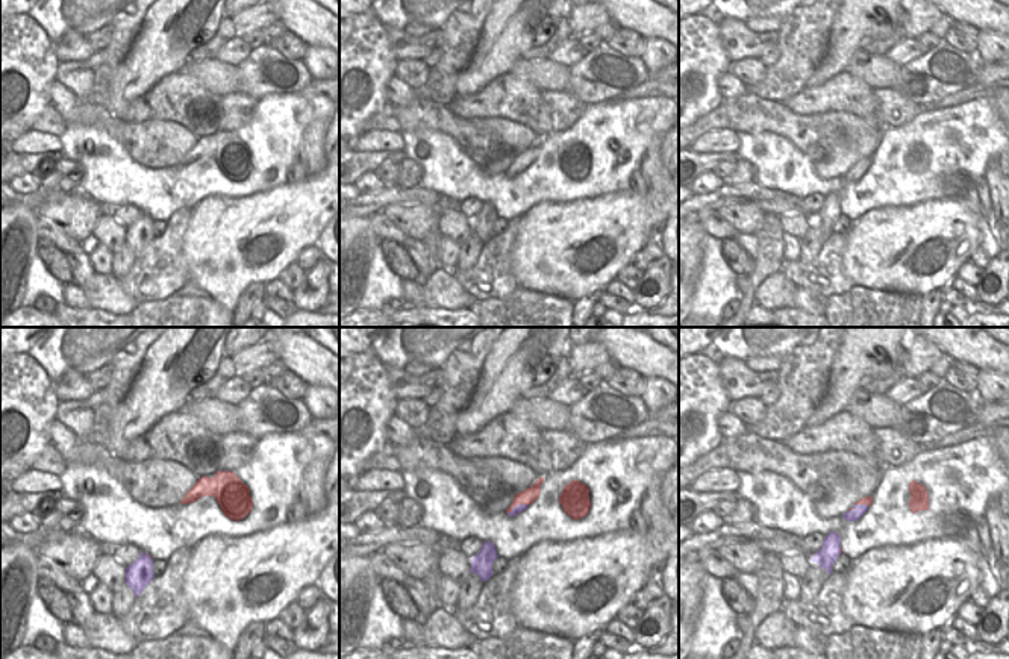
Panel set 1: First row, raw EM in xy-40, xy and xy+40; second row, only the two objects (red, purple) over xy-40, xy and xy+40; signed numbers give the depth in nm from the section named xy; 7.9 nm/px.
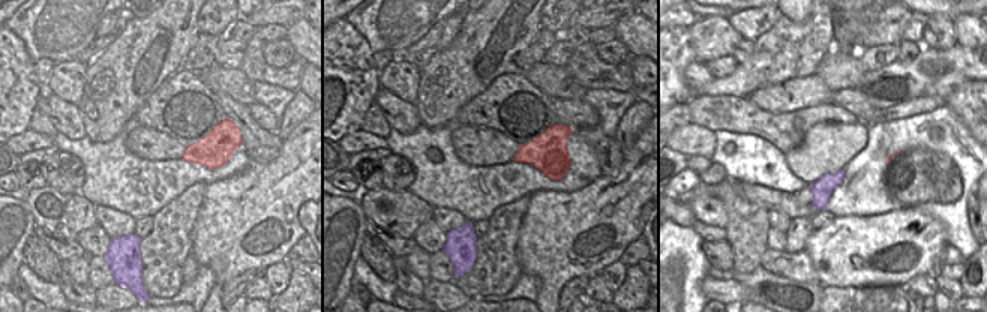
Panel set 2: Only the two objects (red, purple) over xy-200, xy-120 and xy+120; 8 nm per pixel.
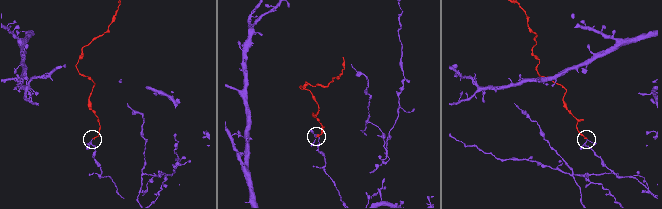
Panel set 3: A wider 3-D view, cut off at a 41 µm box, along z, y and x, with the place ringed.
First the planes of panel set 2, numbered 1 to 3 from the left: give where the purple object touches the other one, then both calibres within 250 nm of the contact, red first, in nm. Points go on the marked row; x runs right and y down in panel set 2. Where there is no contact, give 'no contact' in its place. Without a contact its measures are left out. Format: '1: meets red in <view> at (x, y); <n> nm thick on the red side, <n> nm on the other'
1: no contact
2: no contact
3: no contact

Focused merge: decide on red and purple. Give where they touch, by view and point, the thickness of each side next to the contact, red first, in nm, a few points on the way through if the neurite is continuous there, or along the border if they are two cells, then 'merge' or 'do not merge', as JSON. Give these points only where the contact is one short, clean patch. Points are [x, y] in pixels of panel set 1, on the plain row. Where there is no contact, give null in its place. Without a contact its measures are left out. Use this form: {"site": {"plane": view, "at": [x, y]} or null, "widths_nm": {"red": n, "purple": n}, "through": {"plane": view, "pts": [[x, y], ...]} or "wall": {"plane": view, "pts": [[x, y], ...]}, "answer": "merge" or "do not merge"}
{"site": {"plane": "xy", "at": [517, 164]}, "widths_nm": {"red": 120, "purple": 70}, "answer": "merge"}

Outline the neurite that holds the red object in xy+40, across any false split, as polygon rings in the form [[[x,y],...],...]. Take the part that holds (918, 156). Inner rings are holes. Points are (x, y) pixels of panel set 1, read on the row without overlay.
[[[912,141],[909,144],[909,151],[911,151],[909,162],[911,173],[915,174],[918,171],[929,171],[929,153],[926,151],[926,147]]]

